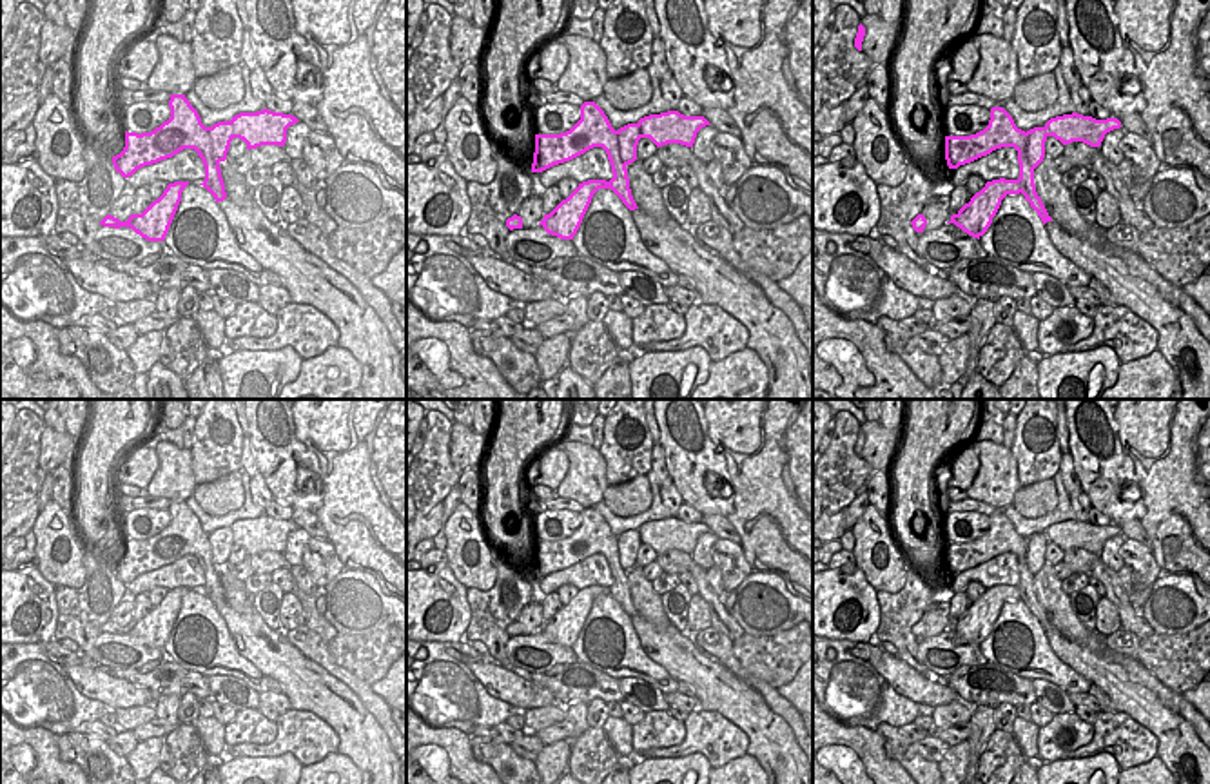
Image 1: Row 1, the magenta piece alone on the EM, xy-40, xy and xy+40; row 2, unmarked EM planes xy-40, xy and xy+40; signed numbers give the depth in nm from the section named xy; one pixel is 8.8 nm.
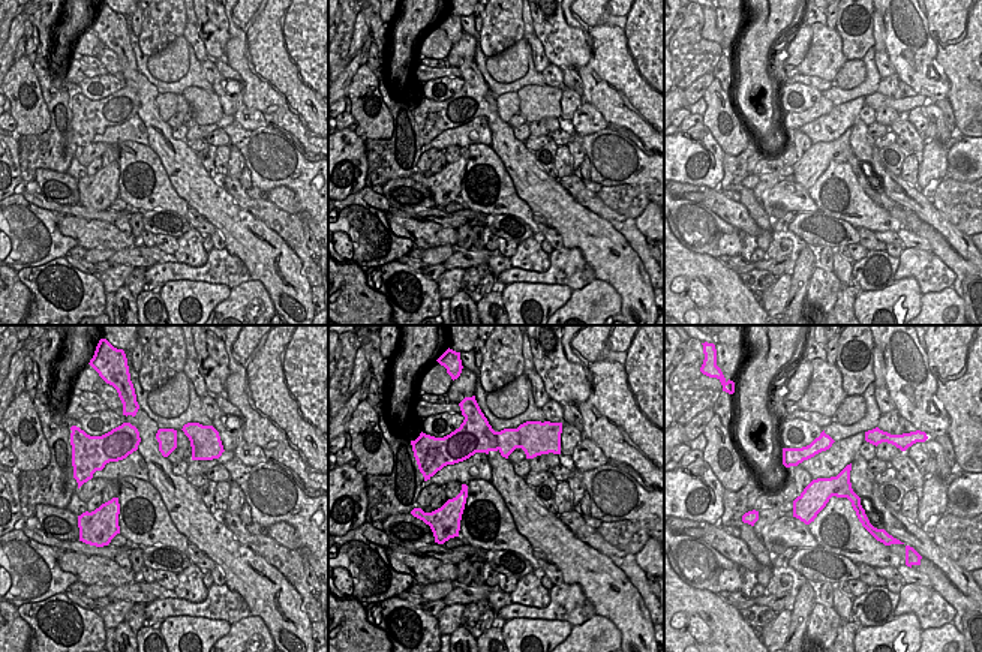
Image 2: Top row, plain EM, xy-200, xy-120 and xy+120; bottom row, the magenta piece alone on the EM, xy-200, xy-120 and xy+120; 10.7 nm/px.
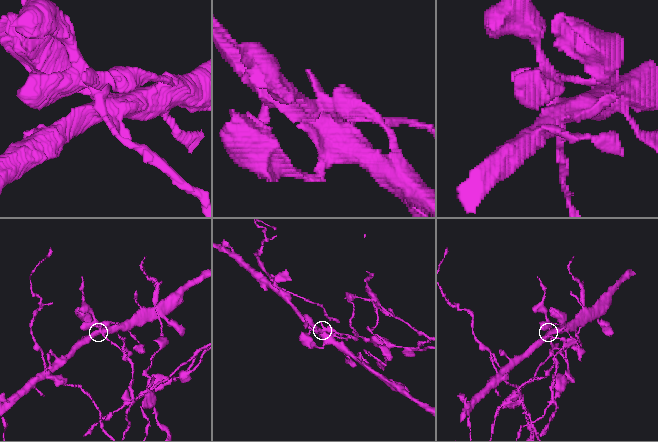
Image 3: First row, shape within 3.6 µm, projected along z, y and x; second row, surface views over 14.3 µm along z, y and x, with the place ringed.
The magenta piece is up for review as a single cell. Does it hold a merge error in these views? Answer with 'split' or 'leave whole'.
split

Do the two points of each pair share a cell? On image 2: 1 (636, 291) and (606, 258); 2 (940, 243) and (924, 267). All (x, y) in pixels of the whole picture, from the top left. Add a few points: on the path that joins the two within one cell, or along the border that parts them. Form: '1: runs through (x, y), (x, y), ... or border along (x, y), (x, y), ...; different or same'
1: runs through (631, 284), (613, 266); same
2: border along (930, 252), (954, 273), (955, 281), (952, 285); different

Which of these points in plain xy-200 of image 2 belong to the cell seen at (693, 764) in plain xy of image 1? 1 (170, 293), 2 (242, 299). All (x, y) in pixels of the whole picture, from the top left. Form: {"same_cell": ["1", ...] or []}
{"same_cell": ["1"]}

